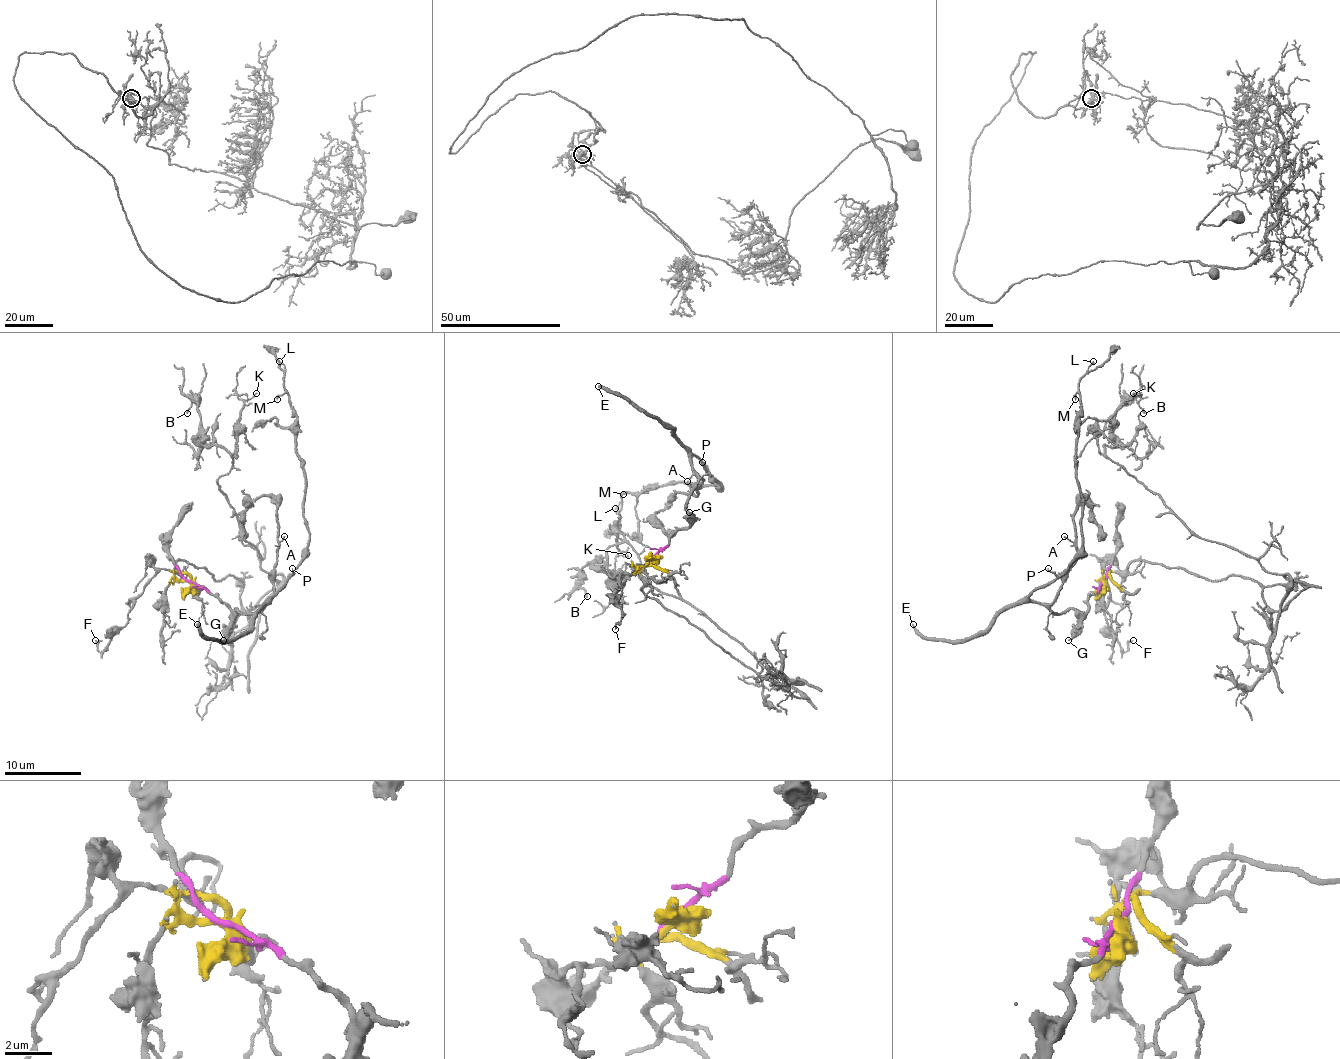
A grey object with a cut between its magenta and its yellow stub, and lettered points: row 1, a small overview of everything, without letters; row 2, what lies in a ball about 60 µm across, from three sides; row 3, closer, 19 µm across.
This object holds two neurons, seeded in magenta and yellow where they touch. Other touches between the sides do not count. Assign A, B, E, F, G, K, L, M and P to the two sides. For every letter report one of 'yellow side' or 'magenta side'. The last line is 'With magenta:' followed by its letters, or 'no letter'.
A: magenta side
B: yellow side
E: magenta side
F: yellow side
G: magenta side
K: yellow side
L: magenta side
M: magenta side
P: magenta side
With magenta: A, E, G, L, M, P

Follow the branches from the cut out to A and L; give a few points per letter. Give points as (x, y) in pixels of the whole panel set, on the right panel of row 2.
A: (1104, 581), (1090, 594), (1085, 612), (1053, 614), (1064, 571), (1076, 560), (1076, 548), (1064, 537)
L: (1104, 581), (1090, 594), (1085, 612), (1051, 614), (1028, 598), (1061, 573), (1082, 540), (1079, 377), (1092, 361)

